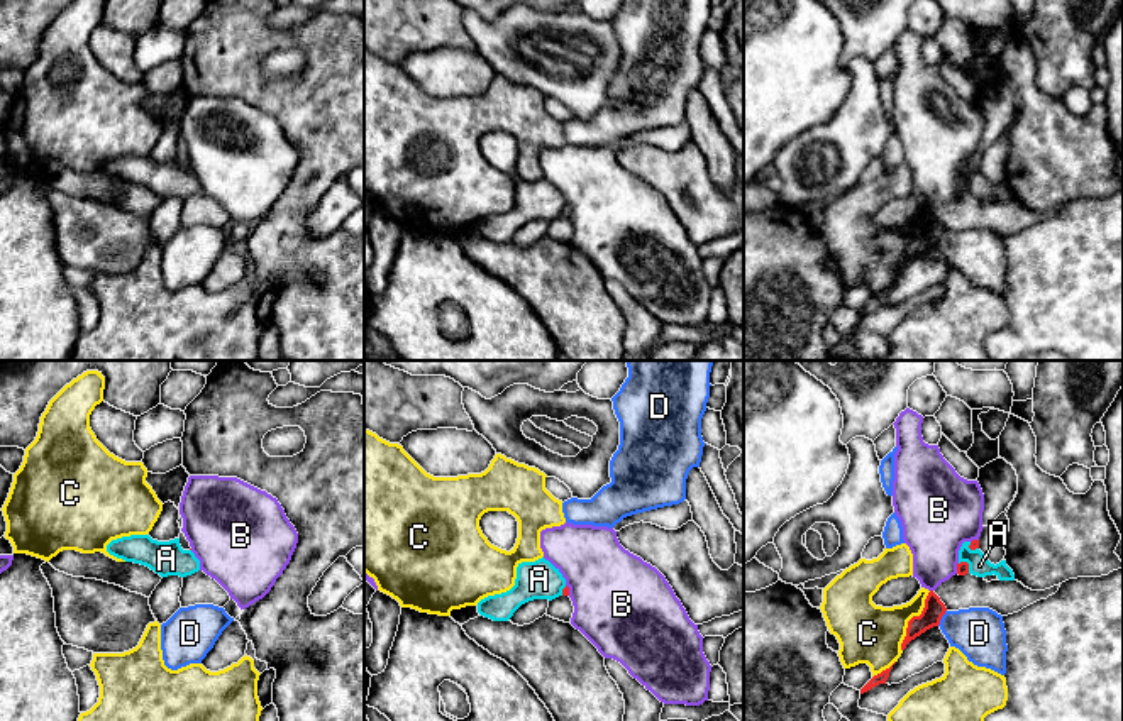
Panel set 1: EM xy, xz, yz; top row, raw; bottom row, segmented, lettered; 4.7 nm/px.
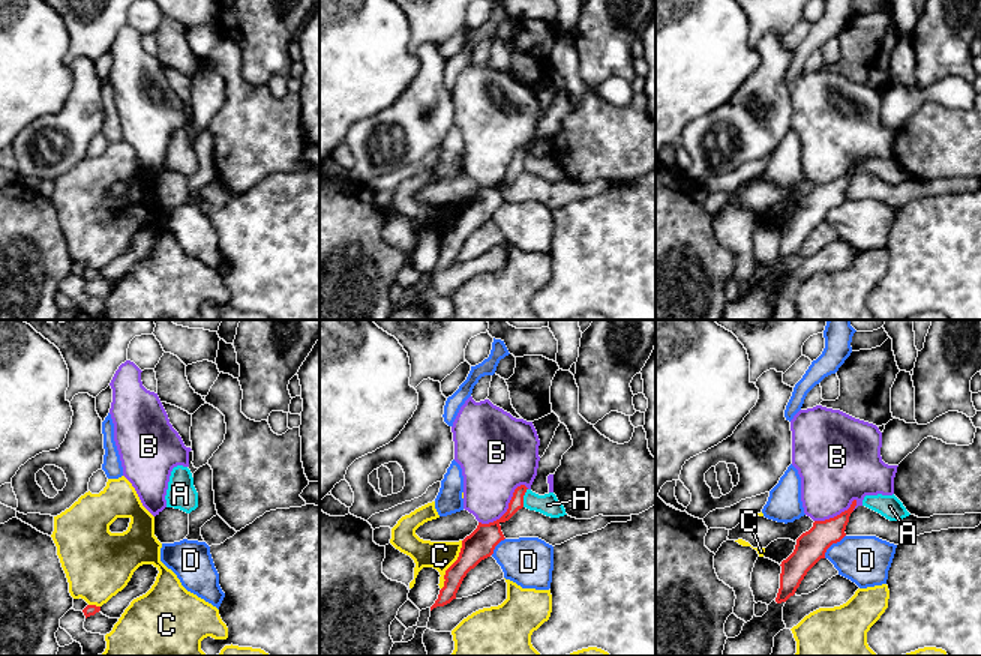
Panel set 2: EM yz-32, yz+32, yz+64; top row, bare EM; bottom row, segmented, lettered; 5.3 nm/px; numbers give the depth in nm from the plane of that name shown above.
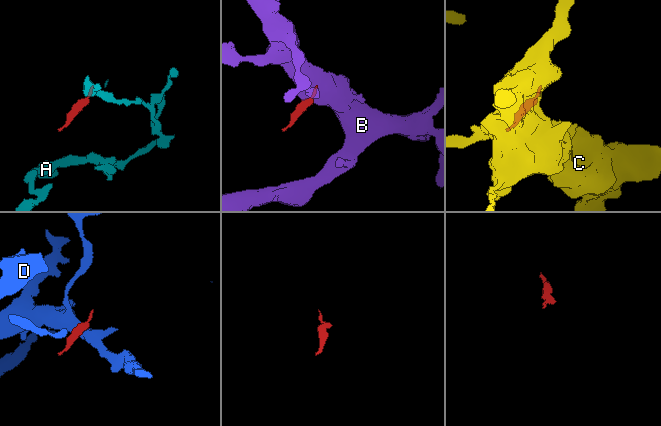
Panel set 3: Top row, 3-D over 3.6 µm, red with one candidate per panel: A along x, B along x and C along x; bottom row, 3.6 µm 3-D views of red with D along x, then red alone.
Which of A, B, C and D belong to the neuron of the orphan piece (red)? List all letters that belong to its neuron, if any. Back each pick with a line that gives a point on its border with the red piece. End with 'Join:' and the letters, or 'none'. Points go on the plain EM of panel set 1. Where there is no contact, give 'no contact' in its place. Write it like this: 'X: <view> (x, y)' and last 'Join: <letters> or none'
Join: none

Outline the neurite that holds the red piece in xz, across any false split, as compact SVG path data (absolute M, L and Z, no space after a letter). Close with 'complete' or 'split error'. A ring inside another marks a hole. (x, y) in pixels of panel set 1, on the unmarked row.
M566 206L559 218L549 222L547 237L564 244L571 244L573 234L574 227L569 218L569 208Z; split error

